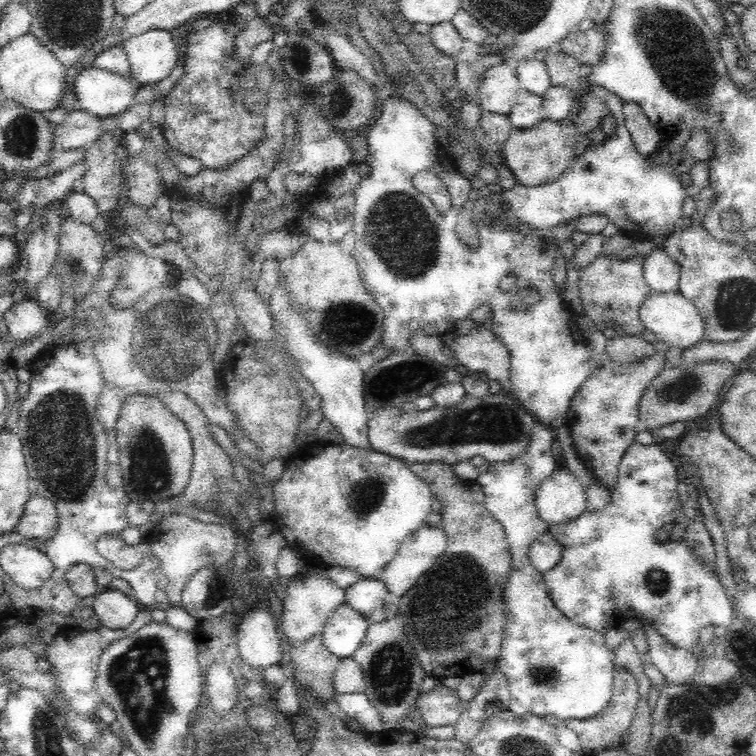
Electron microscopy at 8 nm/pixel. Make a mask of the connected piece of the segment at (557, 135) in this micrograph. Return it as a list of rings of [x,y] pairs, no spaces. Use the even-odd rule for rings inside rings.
[[[569,117],[559,121],[542,119],[537,126],[528,130],[512,128],[509,138],[503,144],[501,157],[505,166],[514,174],[516,183],[526,188],[556,182],[565,172],[567,163],[575,157],[580,133]]]

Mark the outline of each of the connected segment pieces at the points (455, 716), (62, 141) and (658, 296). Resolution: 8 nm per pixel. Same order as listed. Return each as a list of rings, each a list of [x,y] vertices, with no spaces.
[[[439,683],[431,692],[420,694],[414,708],[422,713],[423,726],[453,727],[461,715],[462,705],[457,690],[449,690]]]
[[[78,107],[68,112],[64,122],[53,131],[53,153],[88,148],[105,132],[100,117]]]
[[[654,292],[644,298],[640,304],[640,321],[646,330],[654,332],[658,341],[662,340],[669,347],[690,348],[705,337],[704,320],[698,309],[680,292]]]

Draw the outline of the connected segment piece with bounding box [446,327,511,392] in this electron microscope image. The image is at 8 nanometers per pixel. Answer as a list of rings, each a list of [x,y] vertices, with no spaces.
[[[473,328],[468,334],[456,336],[446,345],[468,372],[484,372],[488,378],[499,382],[503,390],[511,391],[508,379],[510,353],[492,329]]]

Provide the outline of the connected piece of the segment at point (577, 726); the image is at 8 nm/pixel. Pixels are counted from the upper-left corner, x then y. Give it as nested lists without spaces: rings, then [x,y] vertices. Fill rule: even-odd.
[[[631,666],[625,667],[623,669],[616,669],[616,676],[613,682],[613,693],[611,696],[610,702],[607,704],[607,707],[600,714],[595,714],[587,719],[572,719],[563,724],[567,725],[568,728],[571,728],[578,734],[580,740],[580,748],[583,751],[588,752],[588,750],[584,750],[584,748],[590,748],[590,750],[594,750],[595,753],[603,752],[605,749],[610,748],[619,748],[621,747],[621,742],[623,737],[625,736],[626,729],[631,725],[631,719],[633,718],[634,710],[636,708],[636,704],[638,704],[639,695],[639,685],[634,676],[633,670]]]

